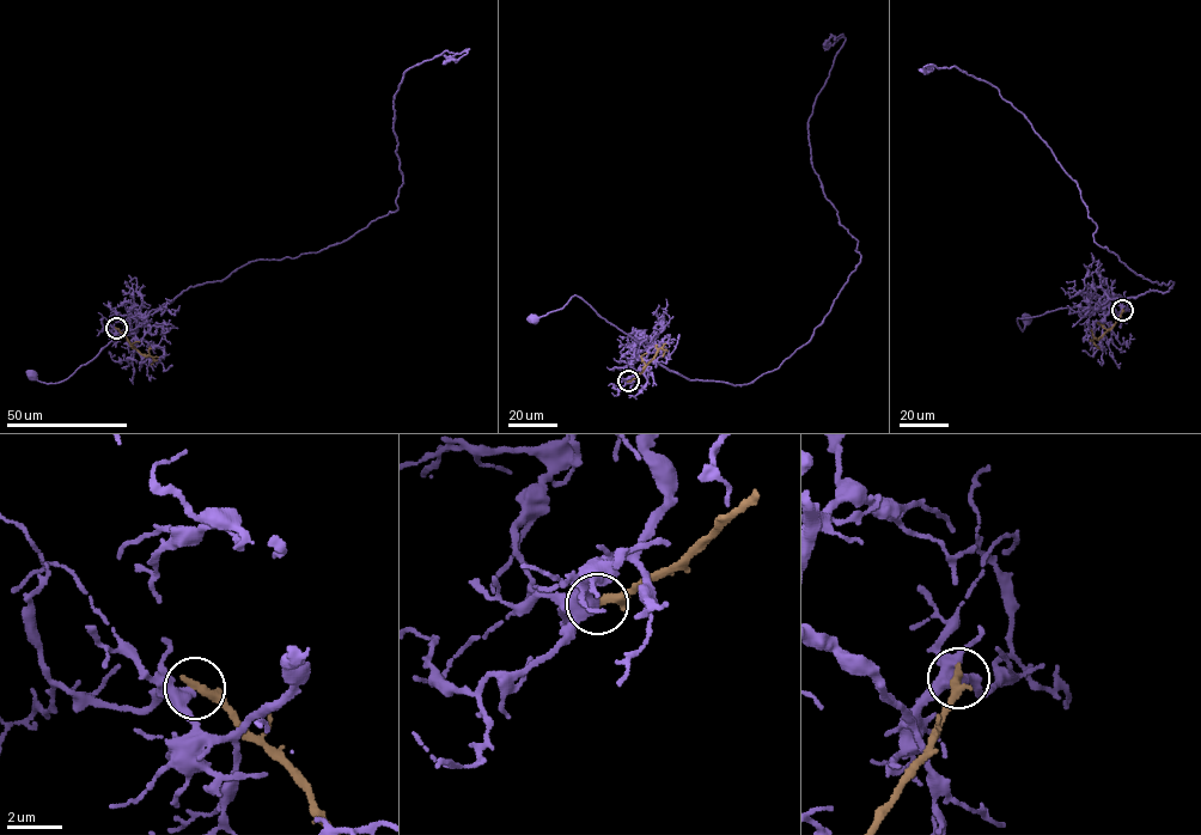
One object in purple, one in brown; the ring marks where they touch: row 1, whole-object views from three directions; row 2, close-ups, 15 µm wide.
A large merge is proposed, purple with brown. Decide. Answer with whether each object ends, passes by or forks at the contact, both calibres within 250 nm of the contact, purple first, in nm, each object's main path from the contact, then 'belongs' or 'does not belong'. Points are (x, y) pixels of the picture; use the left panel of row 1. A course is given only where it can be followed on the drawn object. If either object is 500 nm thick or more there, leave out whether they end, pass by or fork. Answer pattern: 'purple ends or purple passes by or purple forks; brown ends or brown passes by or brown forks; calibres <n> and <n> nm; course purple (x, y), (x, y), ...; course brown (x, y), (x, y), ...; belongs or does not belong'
purple forks; brown ends; calibres 360 and 360 nm; course purple (116, 328), (119, 333), (125, 328), (134, 310), (144, 324), (109, 341), (61, 382), (40, 382), (32, 375); course brown (116, 328), (142, 354), (152, 357), (150, 364); does not belong

